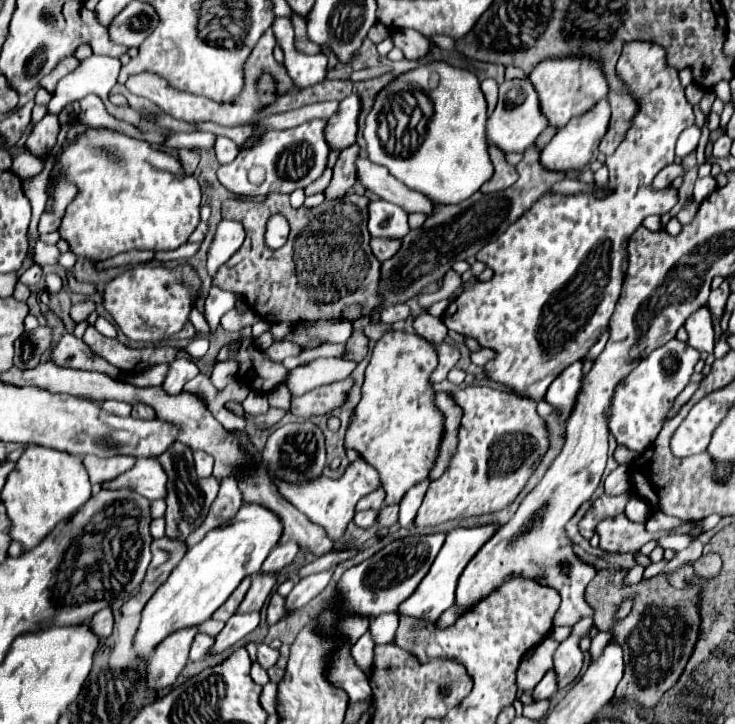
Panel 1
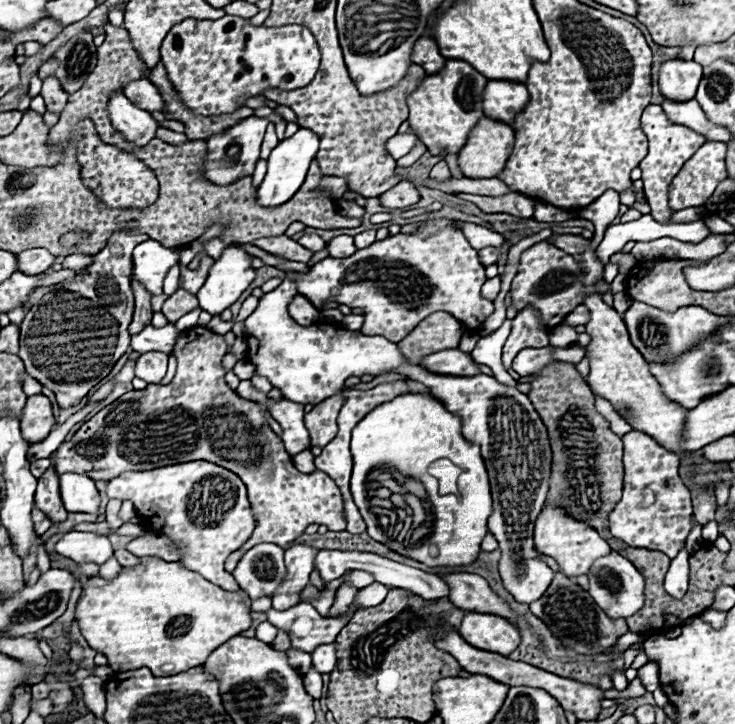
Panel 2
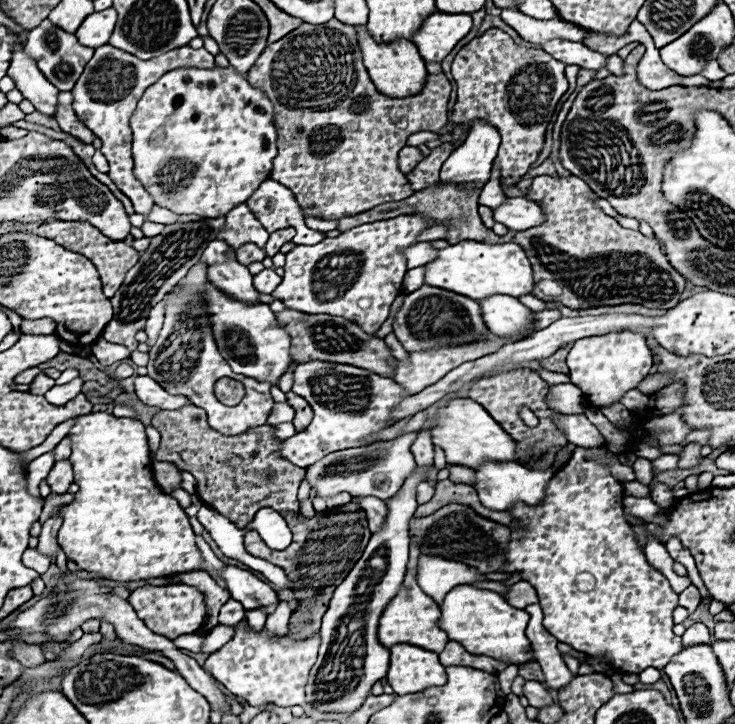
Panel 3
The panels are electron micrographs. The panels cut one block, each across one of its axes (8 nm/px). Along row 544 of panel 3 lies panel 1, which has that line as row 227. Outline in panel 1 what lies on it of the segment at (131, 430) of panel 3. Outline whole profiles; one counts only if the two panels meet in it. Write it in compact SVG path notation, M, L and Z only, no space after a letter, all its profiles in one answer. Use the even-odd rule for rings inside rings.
M90 128L78 140L70 142L56 160L62 164L66 178L78 186L78 196L66 208L60 226L60 236L78 256L102 262L128 250L174 250L186 244L200 224L200 184L182 170L176 158L154 150L146 140L108 128Z

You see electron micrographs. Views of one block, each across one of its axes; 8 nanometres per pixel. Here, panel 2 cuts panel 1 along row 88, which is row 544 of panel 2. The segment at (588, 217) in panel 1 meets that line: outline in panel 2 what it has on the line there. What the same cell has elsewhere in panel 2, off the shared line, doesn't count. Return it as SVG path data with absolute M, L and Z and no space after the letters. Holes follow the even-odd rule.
M632 430L624 438L624 494L622 500L614 506L614 510L608 514L610 532L614 538L626 542L634 548L648 548L664 552L668 558L674 558L690 530L692 530L692 502L690 502L690 490L682 484L678 476L680 458L666 448L662 448L652 436ZM642 490L652 490L656 496L656 502L642 508Z

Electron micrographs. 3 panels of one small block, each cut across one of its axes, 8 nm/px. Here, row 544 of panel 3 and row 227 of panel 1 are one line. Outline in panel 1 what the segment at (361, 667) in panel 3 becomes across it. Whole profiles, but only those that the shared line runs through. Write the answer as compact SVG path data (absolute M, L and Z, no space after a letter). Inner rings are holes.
M384 200L370 202L368 232L372 238L402 238L408 230L408 214L402 208Z

